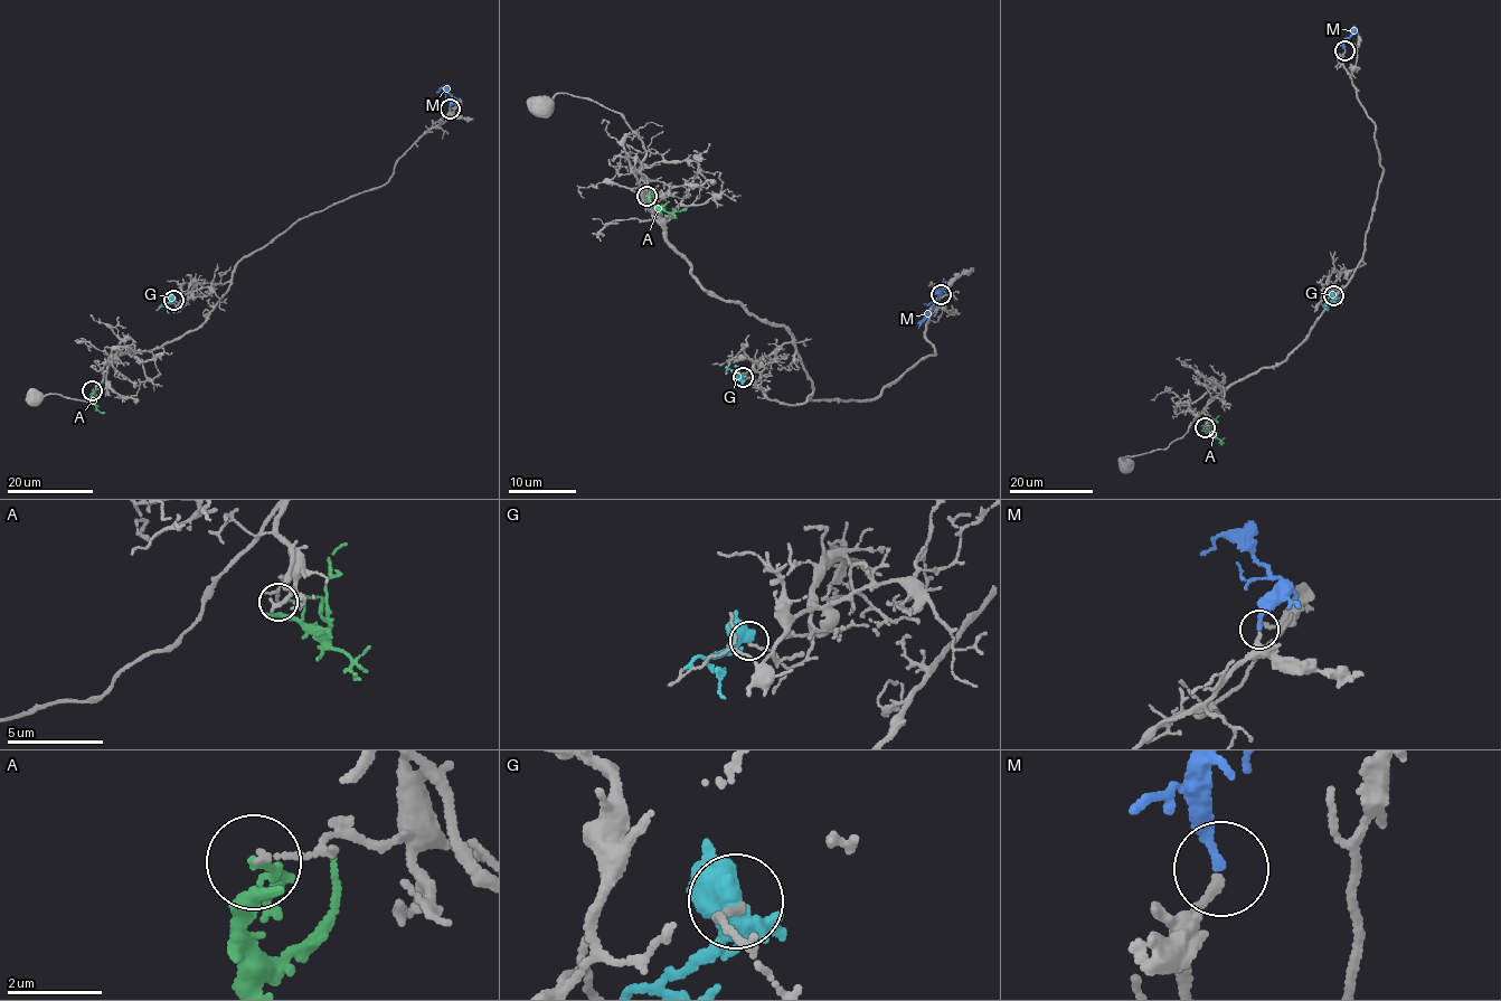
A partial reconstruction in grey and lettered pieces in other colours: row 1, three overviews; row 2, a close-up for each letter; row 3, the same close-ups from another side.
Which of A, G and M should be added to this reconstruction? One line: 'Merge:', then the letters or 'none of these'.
Merge: M

